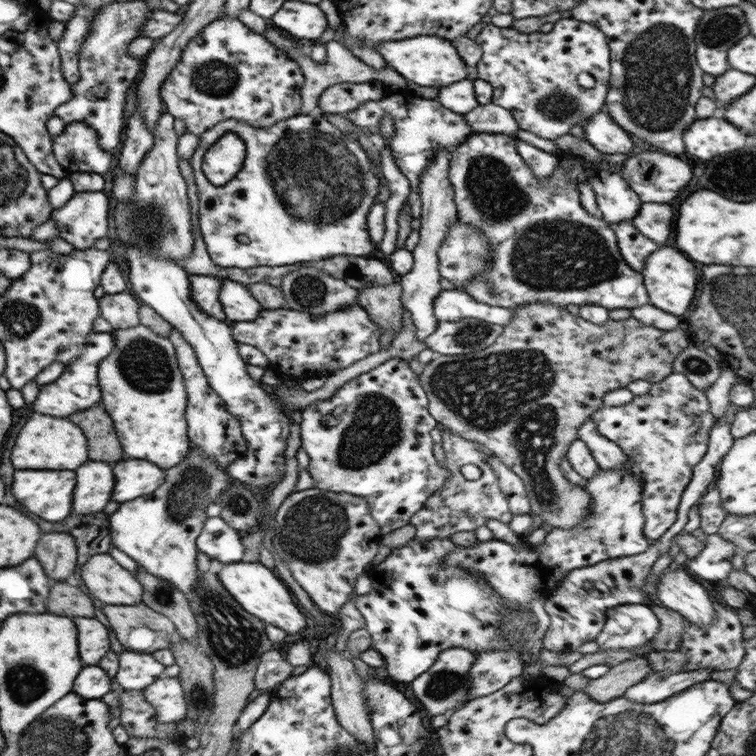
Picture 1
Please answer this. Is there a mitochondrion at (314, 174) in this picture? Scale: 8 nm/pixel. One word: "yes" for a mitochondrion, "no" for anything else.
yes

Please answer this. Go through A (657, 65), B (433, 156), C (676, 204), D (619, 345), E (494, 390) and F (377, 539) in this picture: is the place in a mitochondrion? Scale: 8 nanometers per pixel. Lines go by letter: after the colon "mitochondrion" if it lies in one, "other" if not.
A: mitochondrion
B: other
C: other
D: other
E: mitochondrion
F: other

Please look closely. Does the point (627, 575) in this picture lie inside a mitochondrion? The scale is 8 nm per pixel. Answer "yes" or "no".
no

